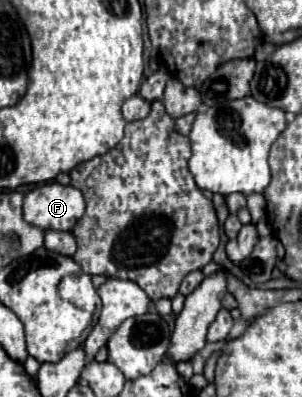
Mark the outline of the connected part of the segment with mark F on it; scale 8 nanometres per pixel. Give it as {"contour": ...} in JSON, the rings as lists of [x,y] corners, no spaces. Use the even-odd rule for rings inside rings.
{"contour":[[[45,183],[25,195],[23,217],[41,229],[71,231],[85,215],[85,201],[79,189],[71,185]]]}

